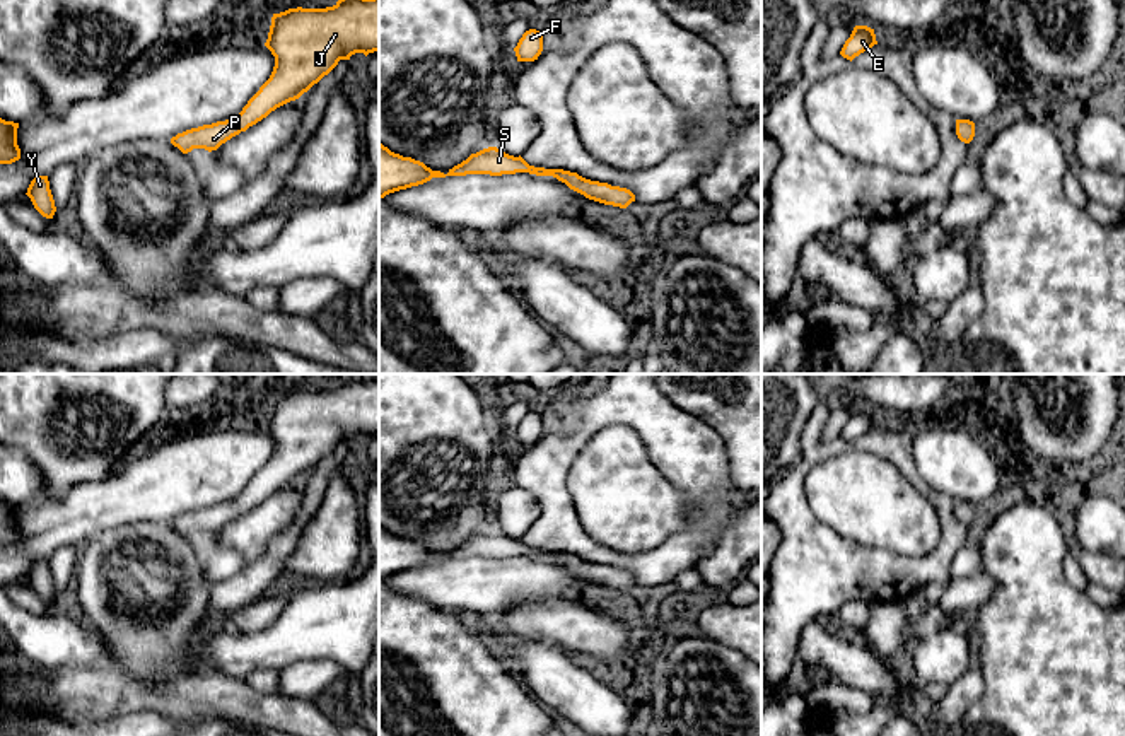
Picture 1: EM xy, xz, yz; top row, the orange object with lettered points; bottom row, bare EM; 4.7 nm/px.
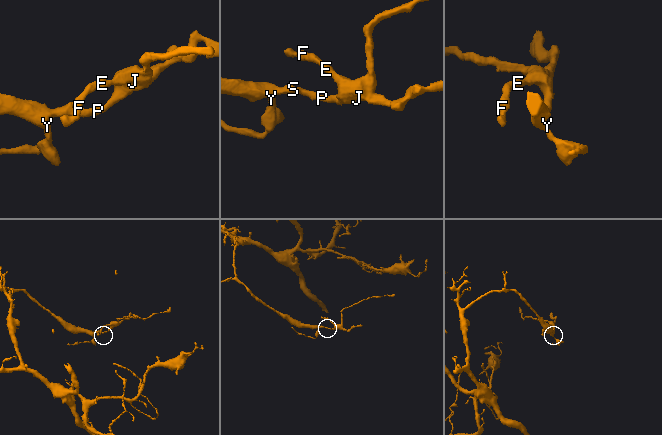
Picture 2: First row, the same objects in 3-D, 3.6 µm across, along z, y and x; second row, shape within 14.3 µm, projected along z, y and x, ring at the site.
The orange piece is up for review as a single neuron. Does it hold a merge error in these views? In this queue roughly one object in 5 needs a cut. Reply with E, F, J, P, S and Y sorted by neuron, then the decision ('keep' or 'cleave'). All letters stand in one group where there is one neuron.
groups E F J P S Y; keep

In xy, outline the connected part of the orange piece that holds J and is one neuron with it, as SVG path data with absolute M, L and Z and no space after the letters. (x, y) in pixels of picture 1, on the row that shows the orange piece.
M338 0L326 9L273 14L265 46L275 56L270 79L230 120L186 130L171 138L183 154L217 150L277 108L299 99L340 60L379 51L379 0Z

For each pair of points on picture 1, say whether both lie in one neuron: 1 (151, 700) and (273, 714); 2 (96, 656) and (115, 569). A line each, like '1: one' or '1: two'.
1: one
2: two

